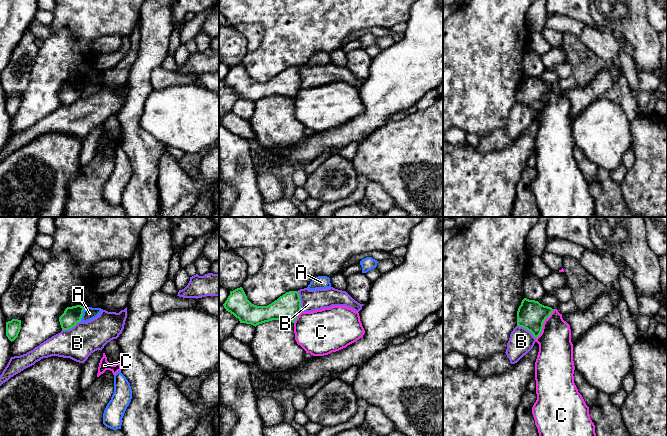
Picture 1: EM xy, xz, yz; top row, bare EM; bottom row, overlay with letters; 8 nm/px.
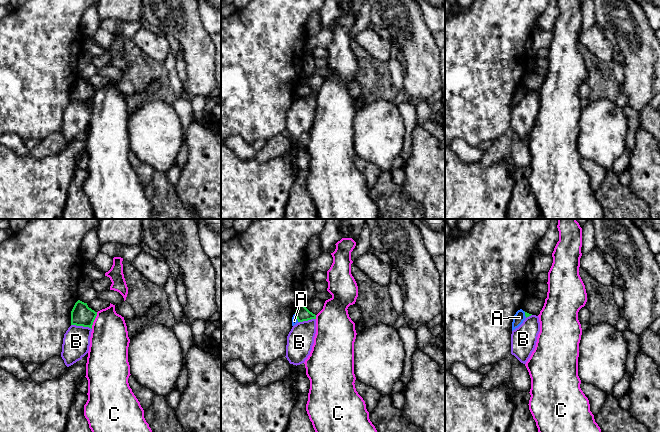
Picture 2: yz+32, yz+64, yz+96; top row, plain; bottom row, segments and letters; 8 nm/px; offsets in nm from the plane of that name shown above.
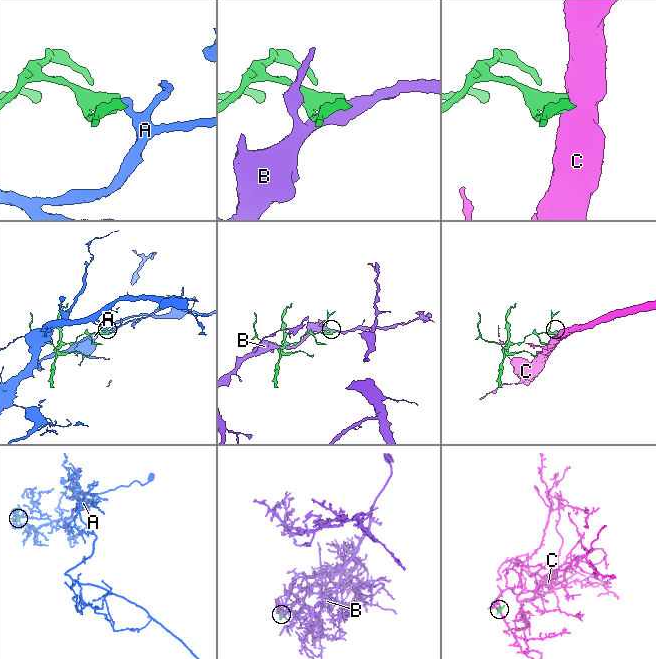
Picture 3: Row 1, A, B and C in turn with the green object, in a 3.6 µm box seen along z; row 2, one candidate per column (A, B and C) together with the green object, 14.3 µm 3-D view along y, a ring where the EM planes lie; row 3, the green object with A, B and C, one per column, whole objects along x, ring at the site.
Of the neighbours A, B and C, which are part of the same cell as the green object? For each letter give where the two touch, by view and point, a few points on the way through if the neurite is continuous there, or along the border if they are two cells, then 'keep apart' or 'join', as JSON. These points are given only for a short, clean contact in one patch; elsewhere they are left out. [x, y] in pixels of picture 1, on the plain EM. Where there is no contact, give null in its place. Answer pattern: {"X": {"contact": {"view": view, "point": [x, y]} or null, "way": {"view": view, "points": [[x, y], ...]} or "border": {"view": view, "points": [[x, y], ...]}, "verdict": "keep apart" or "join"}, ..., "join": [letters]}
{"A": {"contact": {"view": "xy", "point": [82, 90]}, "border": {"view": "xy", "points": [[84, 83], [80, 96]]}, "verdict": "keep apart"}, "B": {"contact": {"view": "xz", "point": [300, 77]}, "verdict": "keep apart"}, "C": {"contact": {"view": "yz", "point": [542, 100]}, "border": {"view": "yz", "points": [[554, 85], [544, 97], [542, 107], [536, 114]]}, "verdict": "keep apart"}, "join": []}

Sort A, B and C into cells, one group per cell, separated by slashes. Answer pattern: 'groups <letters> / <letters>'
groups A / B / C

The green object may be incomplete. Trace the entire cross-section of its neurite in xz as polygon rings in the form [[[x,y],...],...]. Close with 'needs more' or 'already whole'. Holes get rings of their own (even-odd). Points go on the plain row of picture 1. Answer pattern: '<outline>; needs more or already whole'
[[[242,63],[230,67],[223,80],[226,87],[239,95],[240,99],[257,102],[272,96],[285,96],[294,99],[302,88],[297,67],[289,67],[267,82],[257,82],[248,75]]]; already whole

